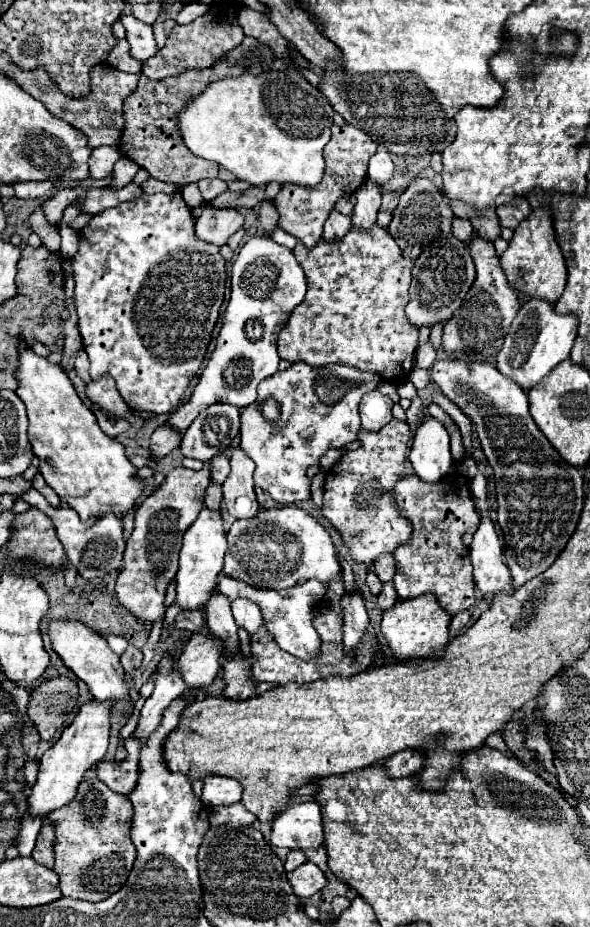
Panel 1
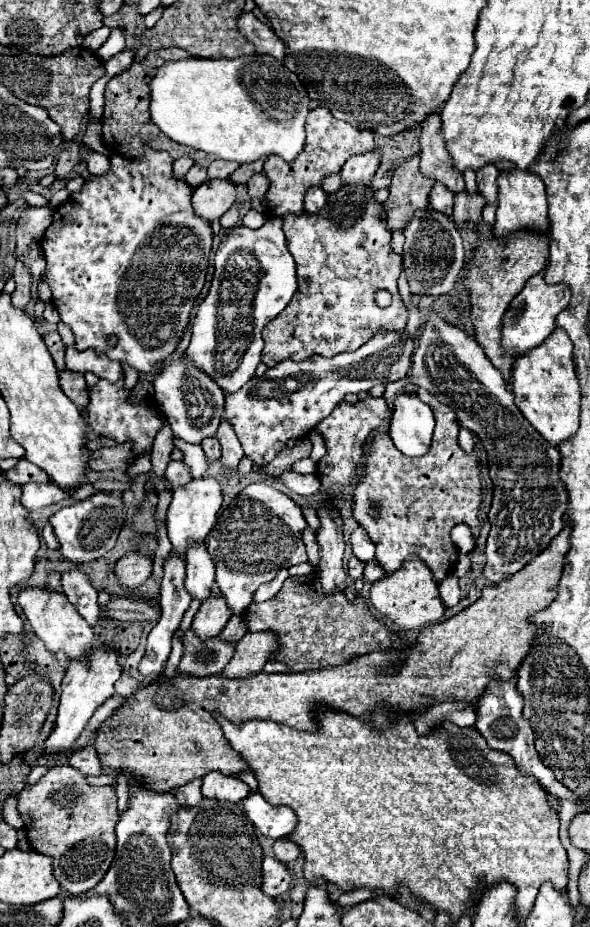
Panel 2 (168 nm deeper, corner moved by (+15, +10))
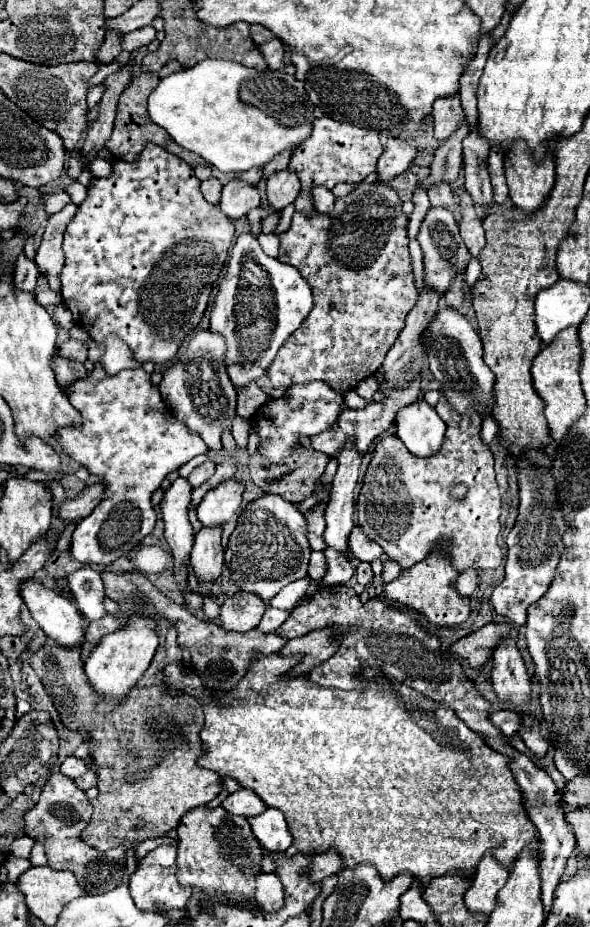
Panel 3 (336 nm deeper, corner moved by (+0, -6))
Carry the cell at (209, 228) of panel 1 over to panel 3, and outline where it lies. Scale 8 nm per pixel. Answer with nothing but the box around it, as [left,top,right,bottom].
[219,178,261,220]

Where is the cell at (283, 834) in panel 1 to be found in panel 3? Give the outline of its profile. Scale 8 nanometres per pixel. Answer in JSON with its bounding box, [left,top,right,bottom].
[249,808,293,852]

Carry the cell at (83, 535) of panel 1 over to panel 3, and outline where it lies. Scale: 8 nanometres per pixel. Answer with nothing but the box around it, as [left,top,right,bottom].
[57,366,207,566]

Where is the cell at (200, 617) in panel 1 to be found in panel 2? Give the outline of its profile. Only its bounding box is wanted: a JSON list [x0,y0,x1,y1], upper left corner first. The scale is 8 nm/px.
[100,598,160,622]

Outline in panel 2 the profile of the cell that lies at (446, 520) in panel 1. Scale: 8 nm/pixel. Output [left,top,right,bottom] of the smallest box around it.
[352,388,482,582]

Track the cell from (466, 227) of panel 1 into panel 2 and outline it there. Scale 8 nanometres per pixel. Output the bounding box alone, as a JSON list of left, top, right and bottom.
[428,182,454,216]

